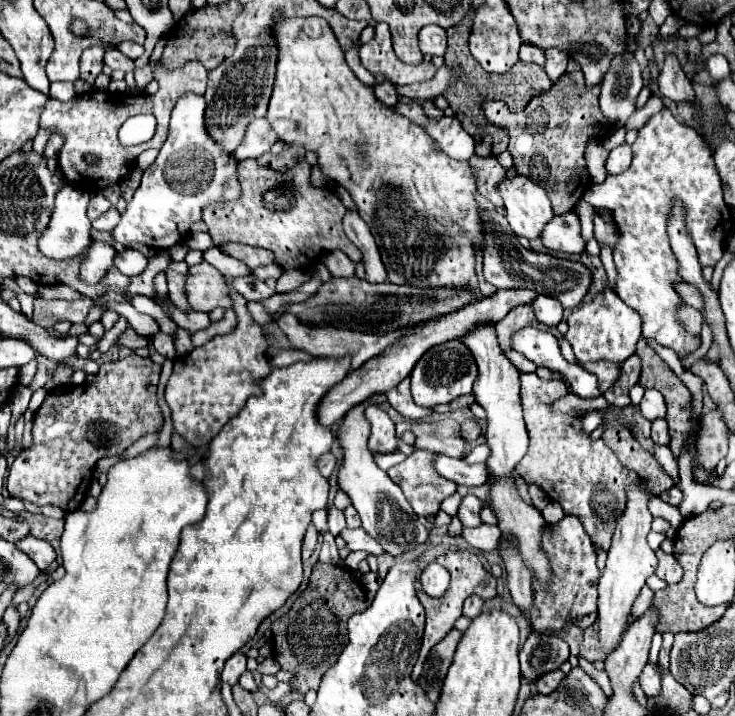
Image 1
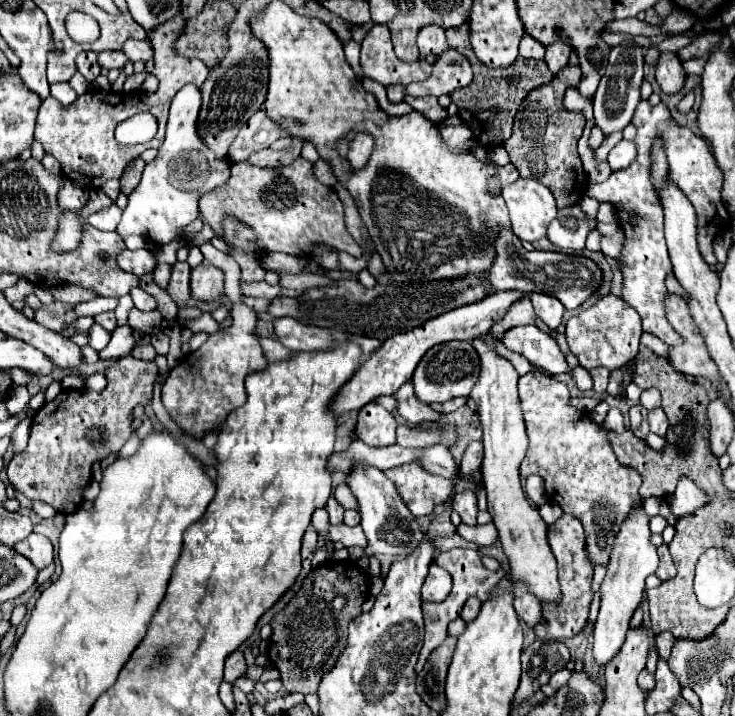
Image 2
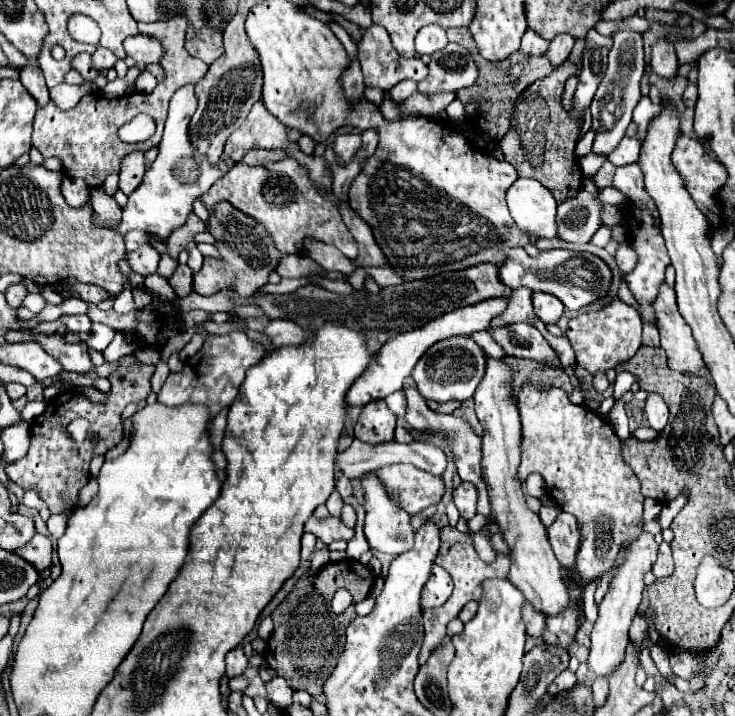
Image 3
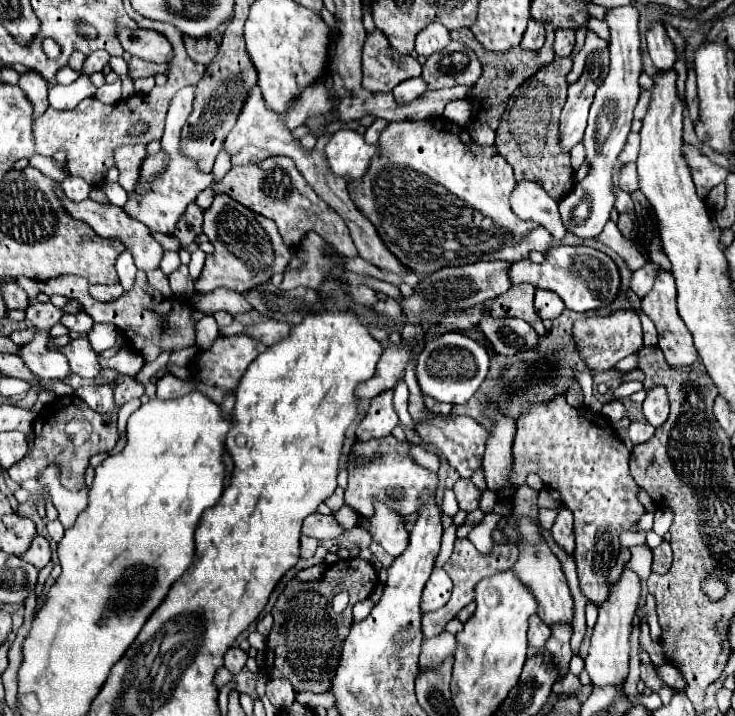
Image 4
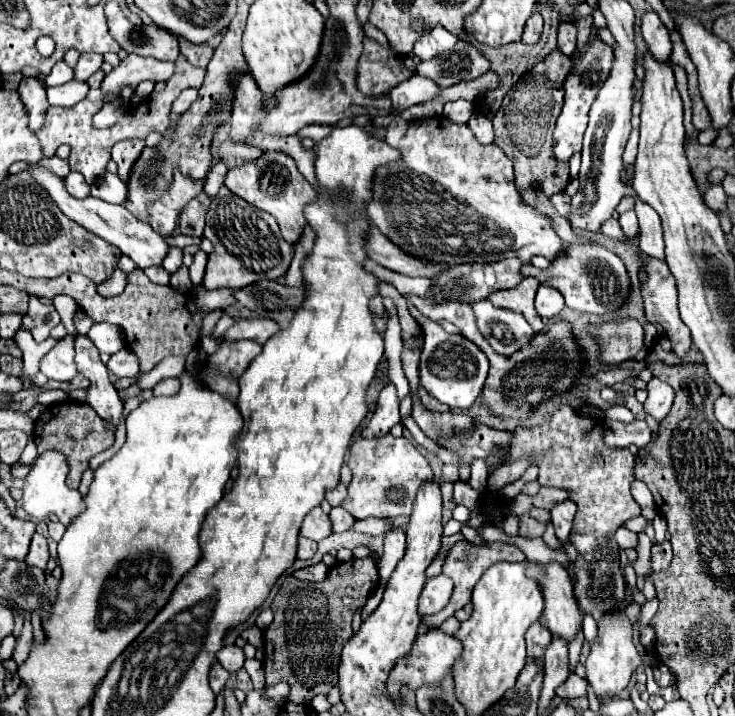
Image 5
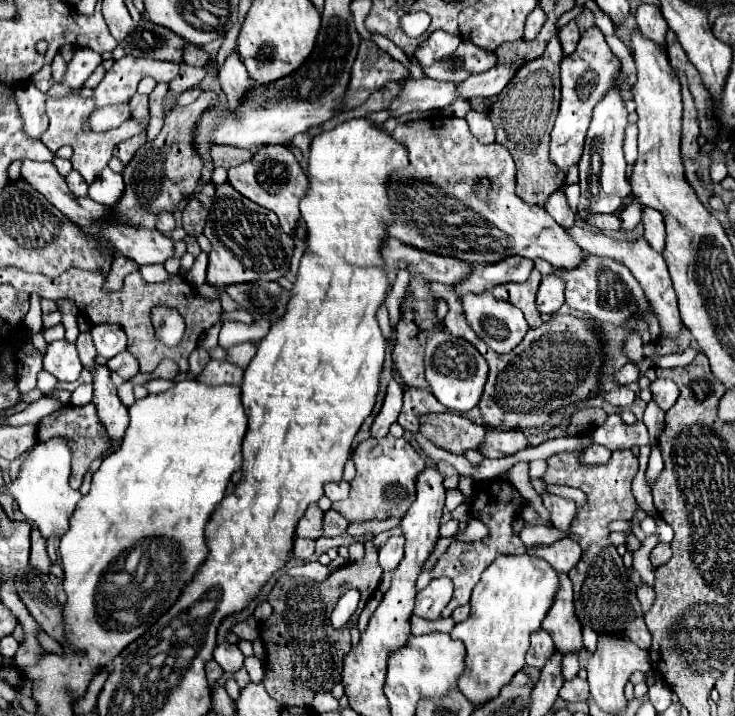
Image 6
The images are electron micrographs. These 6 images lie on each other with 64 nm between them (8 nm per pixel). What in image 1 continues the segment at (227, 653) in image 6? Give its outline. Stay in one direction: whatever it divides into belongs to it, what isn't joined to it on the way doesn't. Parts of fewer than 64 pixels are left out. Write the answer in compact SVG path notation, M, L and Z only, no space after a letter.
M238 652L232 658L228 658L228 662L226 662L224 670L222 670L222 682L234 686L244 670L246 670L246 656L242 652Z

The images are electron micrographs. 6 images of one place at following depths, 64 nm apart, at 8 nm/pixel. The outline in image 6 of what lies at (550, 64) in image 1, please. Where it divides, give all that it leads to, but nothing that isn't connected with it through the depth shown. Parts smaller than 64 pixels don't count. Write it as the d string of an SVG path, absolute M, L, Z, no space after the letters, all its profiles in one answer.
M570 22L570 24L562 26L560 32L558 32L558 40L560 40L560 46L562 46L564 54L566 54L566 56L572 54L572 52L576 50L578 40L580 40L580 34L578 34L578 26L576 26L576 22Z

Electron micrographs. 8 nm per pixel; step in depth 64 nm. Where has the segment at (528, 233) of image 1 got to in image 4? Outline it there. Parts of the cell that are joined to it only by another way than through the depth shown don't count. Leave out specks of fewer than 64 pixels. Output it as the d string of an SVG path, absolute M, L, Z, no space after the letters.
M522 180L514 186L510 196L510 208L520 220L528 220L546 228L554 238L564 238L564 224L558 214L558 204L548 192L530 180Z

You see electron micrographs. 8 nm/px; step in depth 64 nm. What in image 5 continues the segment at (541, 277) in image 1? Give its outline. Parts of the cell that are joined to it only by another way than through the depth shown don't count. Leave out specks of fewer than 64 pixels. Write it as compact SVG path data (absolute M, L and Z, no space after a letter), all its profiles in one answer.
M566 244L564 252L556 256L546 270L540 270L526 262L522 264L520 274L524 278L532 276L540 284L550 284L552 288L556 288L564 296L568 308L598 316L620 308L622 302L628 298L628 286L630 286L624 262L616 254L598 244Z

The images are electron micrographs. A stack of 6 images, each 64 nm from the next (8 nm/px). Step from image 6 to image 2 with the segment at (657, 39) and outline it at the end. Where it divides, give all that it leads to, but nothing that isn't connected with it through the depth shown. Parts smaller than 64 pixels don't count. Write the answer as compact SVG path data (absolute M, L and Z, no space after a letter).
M664 52L660 54L660 60L656 64L656 82L660 84L664 94L678 94L684 86L686 72L682 68L682 62L676 54Z

